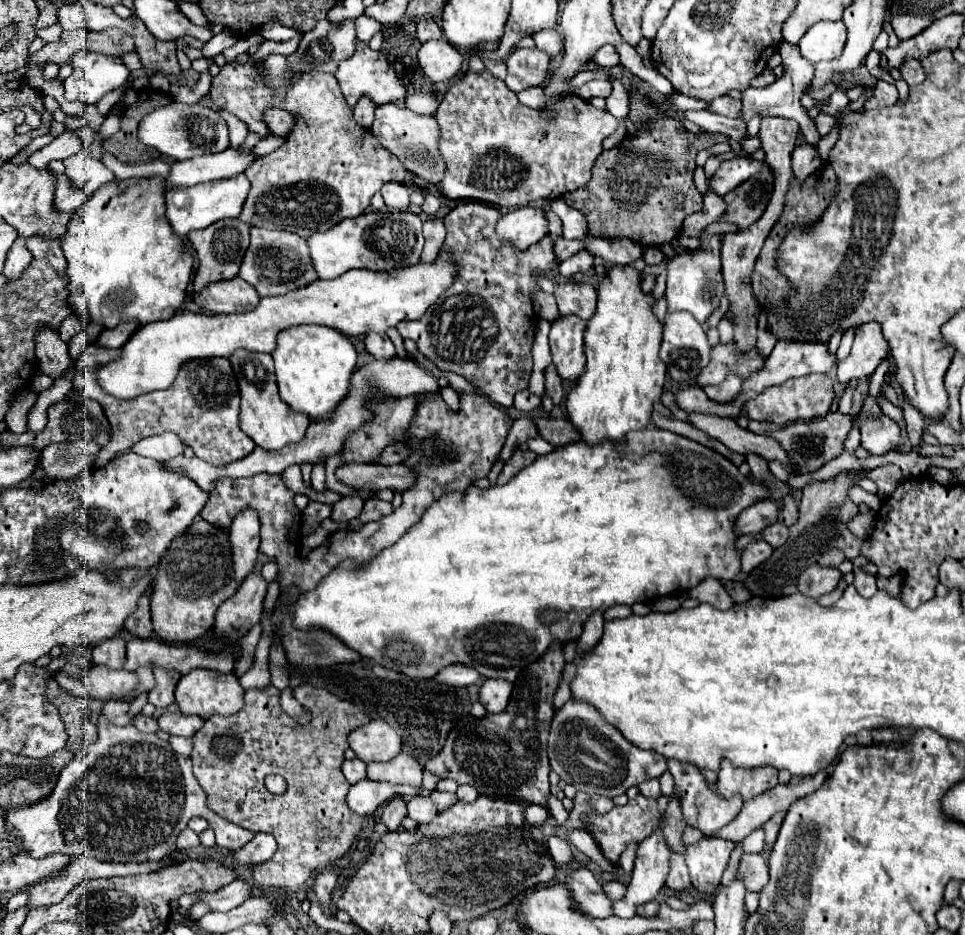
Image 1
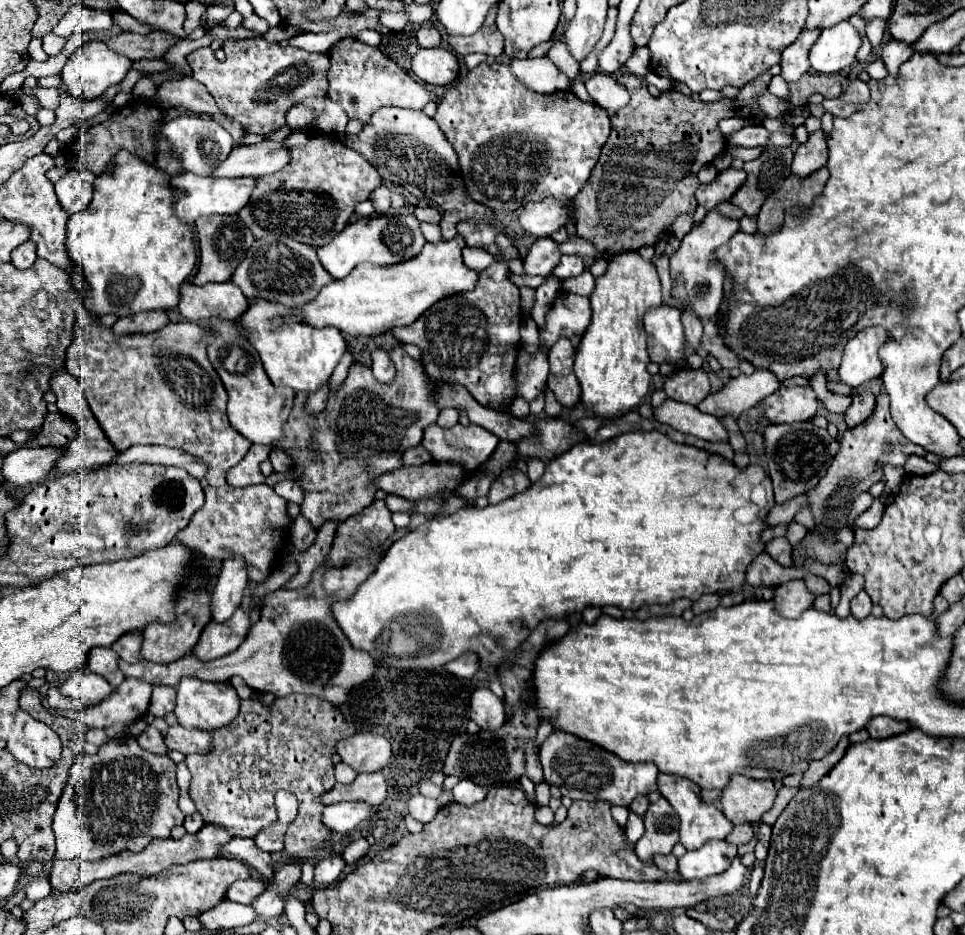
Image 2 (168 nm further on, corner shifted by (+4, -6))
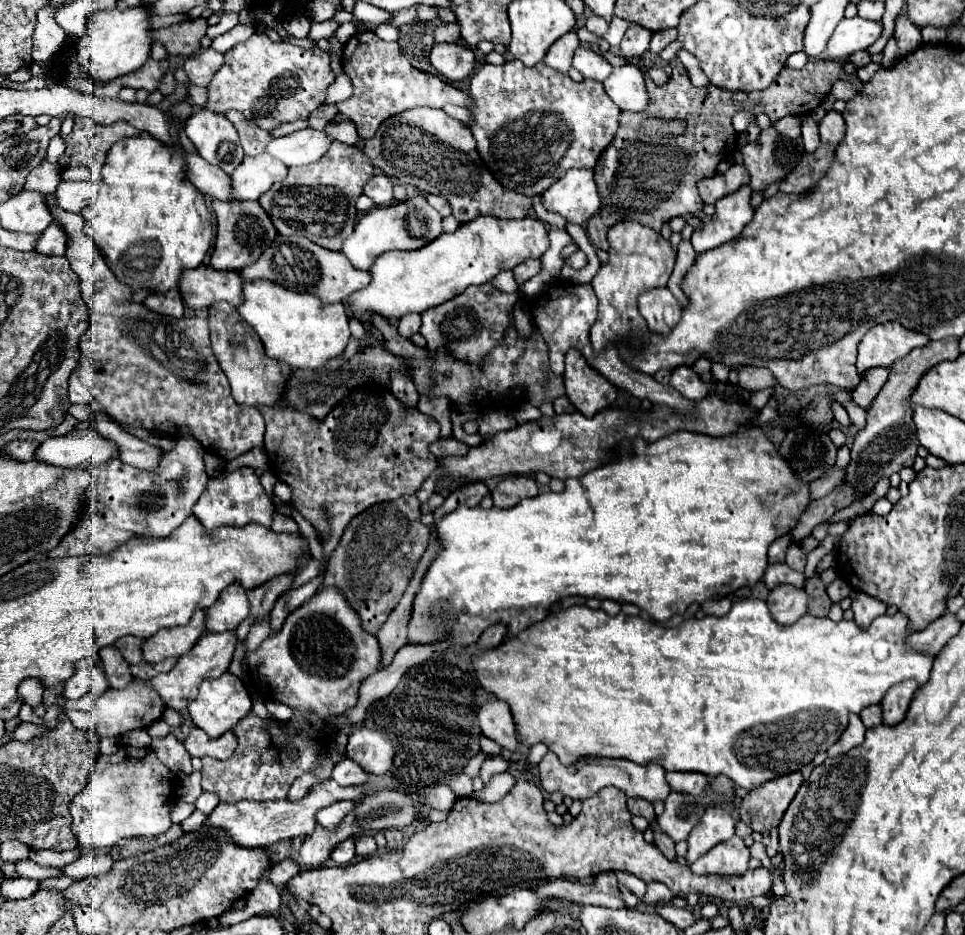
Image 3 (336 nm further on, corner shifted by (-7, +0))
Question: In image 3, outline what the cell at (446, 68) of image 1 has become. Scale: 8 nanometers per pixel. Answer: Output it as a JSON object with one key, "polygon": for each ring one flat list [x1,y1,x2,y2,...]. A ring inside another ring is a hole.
{"polygon":[[434,44,432,66,448,80,464,80,474,70,474,52,466,44]]}

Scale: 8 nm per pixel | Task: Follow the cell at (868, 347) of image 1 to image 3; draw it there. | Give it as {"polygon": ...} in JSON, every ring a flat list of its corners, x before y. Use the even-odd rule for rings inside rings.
{"polygon":[[884,322,872,326,858,344,856,368,860,374,874,366,892,366,914,348,928,344,930,338,922,332,904,328,900,322]]}

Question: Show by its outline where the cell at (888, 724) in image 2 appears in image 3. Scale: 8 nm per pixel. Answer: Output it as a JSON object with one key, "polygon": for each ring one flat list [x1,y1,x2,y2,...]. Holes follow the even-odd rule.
{"polygon":[[906,680,906,682,898,684,898,686,892,686,892,690,886,692,886,696,882,698,884,724,894,726,894,724,902,722,916,688,918,688,918,684,914,680]]}

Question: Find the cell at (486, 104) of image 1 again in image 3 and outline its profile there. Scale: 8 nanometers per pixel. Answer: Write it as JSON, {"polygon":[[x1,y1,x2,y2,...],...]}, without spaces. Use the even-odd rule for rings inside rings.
{"polygon":[[508,60,502,66,484,64,470,80,470,96,470,110,474,114,474,124,470,130,478,142,482,160,502,186,530,198,544,194,570,168,596,166,602,150,612,142,618,130,620,110,614,106,614,102,610,102,610,96,604,92,600,82,574,82,570,76,542,62,532,68,524,66,520,60]]}

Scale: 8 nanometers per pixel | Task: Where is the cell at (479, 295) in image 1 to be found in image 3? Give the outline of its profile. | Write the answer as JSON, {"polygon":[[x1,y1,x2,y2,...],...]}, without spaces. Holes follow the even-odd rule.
{"polygon":[[490,284,468,286,456,298,422,312,420,334,426,338,426,348,434,352,438,346,444,346,458,360,480,362,480,358,484,358,494,348,494,344,504,338,504,332,510,326,508,312,516,300,516,294,500,292]]}

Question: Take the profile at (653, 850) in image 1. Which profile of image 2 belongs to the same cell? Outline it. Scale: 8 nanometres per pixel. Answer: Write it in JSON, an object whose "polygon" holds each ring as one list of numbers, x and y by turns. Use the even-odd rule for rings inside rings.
{"polygon":[[659,798,649,806,645,814,645,834,635,844,639,860,651,864,655,854,669,854,679,840,679,820,665,798]]}

